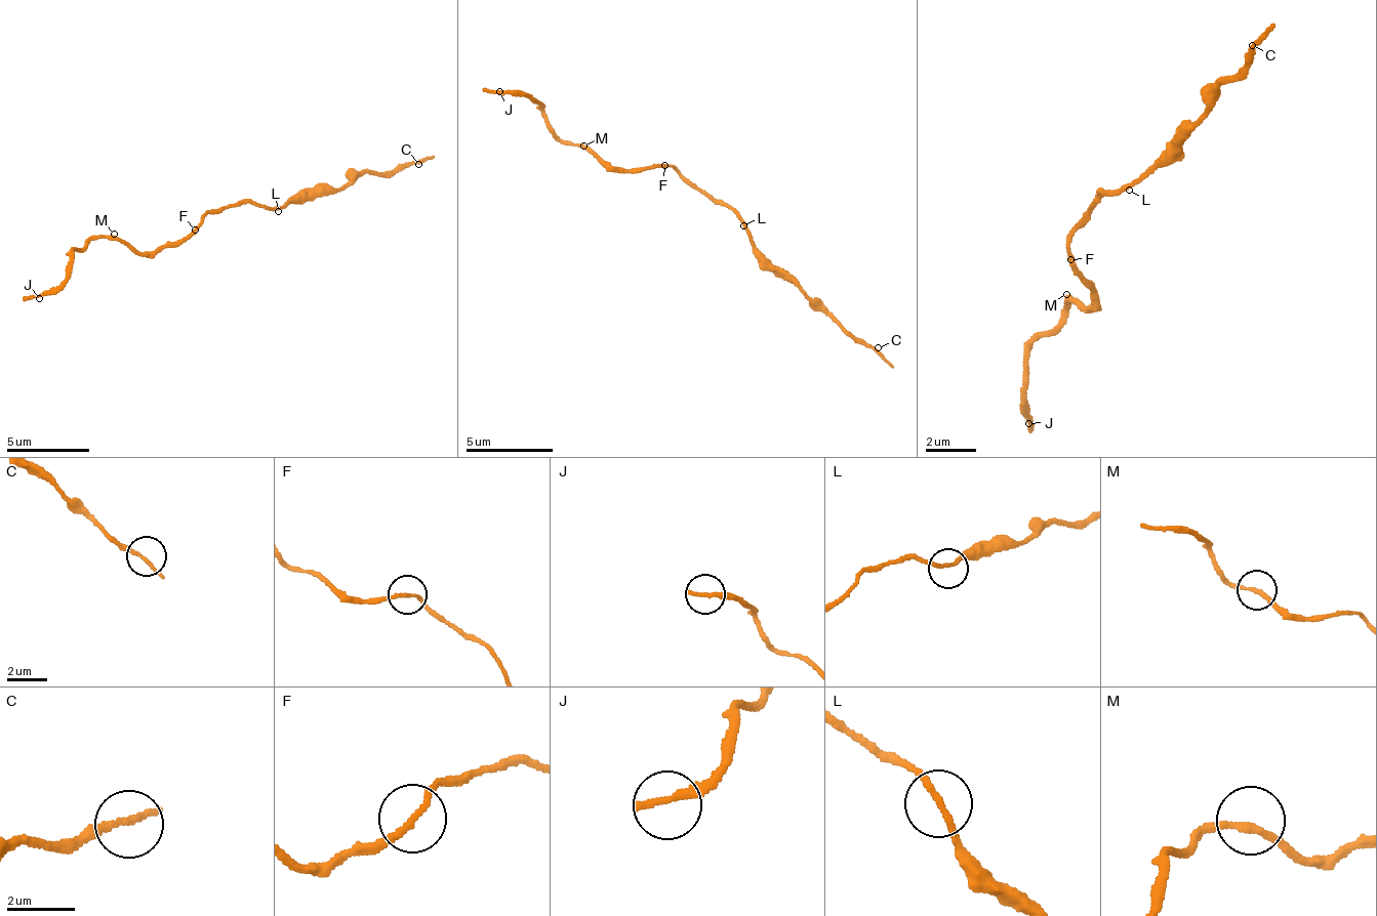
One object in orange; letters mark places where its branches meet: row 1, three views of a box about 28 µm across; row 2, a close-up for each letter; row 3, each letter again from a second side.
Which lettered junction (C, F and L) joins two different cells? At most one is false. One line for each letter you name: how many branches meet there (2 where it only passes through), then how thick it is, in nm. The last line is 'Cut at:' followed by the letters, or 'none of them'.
Cut at: none of them

